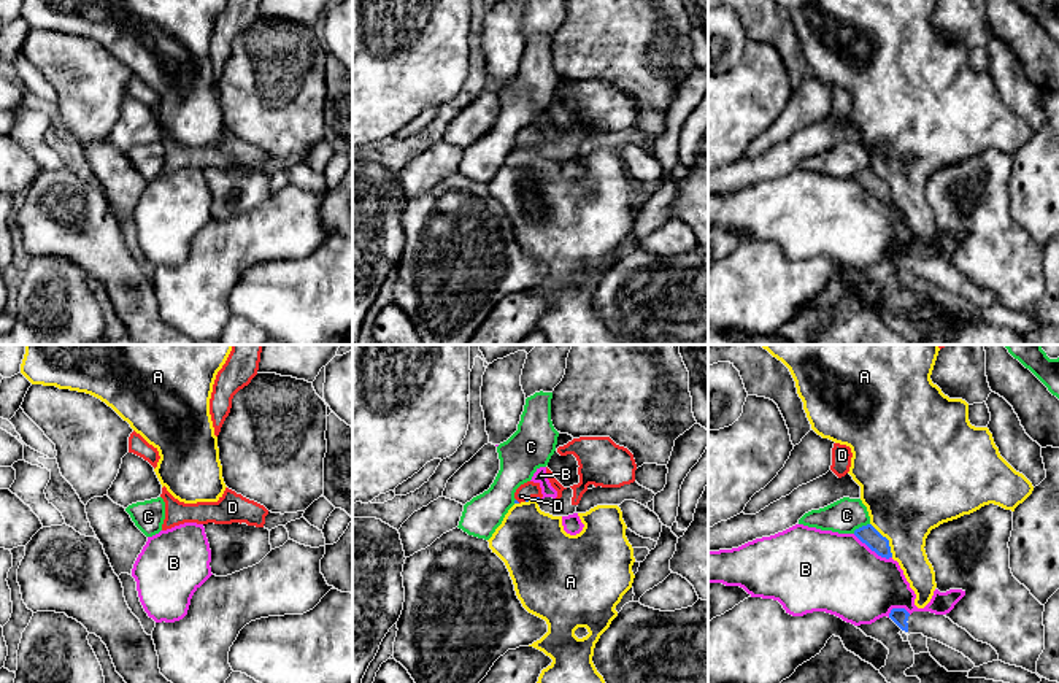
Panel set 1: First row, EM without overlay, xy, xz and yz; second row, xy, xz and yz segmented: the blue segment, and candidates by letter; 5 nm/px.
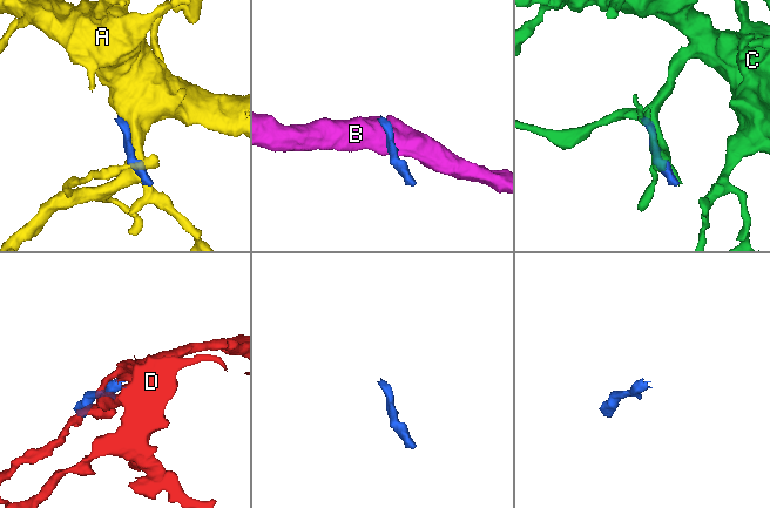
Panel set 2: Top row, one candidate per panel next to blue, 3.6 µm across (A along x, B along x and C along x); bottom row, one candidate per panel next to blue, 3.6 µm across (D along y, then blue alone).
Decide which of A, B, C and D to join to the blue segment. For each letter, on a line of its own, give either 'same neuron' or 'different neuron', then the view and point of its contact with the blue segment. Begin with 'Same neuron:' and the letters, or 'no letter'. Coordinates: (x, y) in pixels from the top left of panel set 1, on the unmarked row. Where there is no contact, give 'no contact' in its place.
Same neuron: D
A: different neuron; contact yz (888, 185)
B: different neuron; contact yz (872, 194)
C: different neuron; contact yz (862, 170)
D: same neuron; contact xz (532, 142)

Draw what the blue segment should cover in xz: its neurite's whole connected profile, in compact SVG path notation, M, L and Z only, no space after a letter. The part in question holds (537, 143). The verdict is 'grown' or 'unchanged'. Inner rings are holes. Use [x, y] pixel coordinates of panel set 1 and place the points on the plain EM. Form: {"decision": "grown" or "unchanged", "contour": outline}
{"decision": "grown", "contour": "M527 125L521 129L514 137L514 148L537 145L540 146L543 141L540 127Z"}

